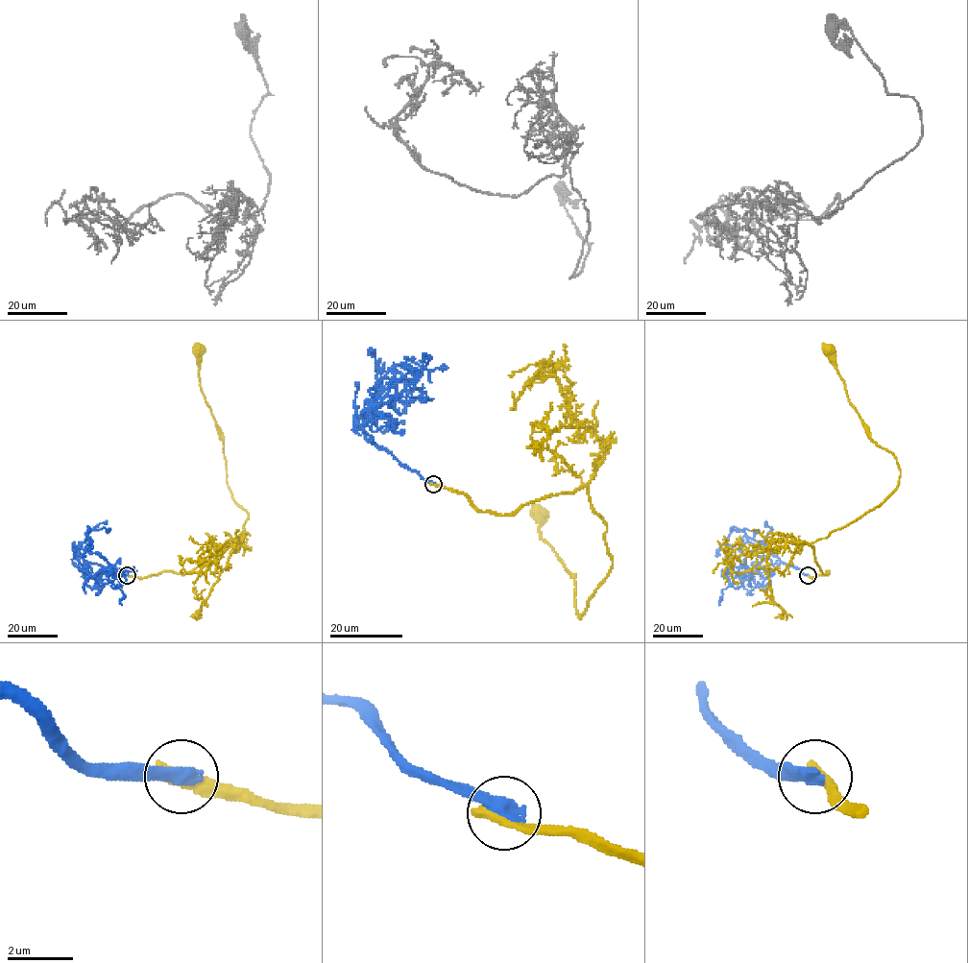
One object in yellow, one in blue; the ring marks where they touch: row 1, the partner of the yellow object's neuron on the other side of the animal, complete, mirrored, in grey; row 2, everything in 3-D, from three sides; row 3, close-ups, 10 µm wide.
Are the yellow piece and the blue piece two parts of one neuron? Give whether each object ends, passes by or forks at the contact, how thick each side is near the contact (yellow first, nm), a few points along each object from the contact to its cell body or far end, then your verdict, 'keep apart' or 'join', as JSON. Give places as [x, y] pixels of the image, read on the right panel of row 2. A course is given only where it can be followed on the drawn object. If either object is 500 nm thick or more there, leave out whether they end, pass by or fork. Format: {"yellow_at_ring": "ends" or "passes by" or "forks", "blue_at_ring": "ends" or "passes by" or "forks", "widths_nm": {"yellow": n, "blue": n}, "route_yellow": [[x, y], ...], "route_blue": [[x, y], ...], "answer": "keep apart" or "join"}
{"widths_nm": {"yellow": 460, "blue": 500}, "route_yellow": [[808, 575], [828, 573], [820, 570], [810, 544], [877, 507], [895, 489], [900, 468], [869, 437], [828, 349]], "route_blue": [[808, 575], [783, 563], [762, 543], [738, 558], [740, 566], [733, 568], [733, 583], [722, 589], [719, 605]], "answer": "keep apart"}

